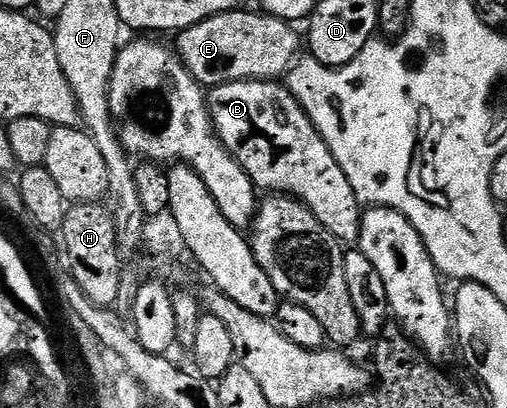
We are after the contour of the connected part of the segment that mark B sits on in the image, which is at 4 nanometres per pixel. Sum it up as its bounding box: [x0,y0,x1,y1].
[207,80,362,243]

